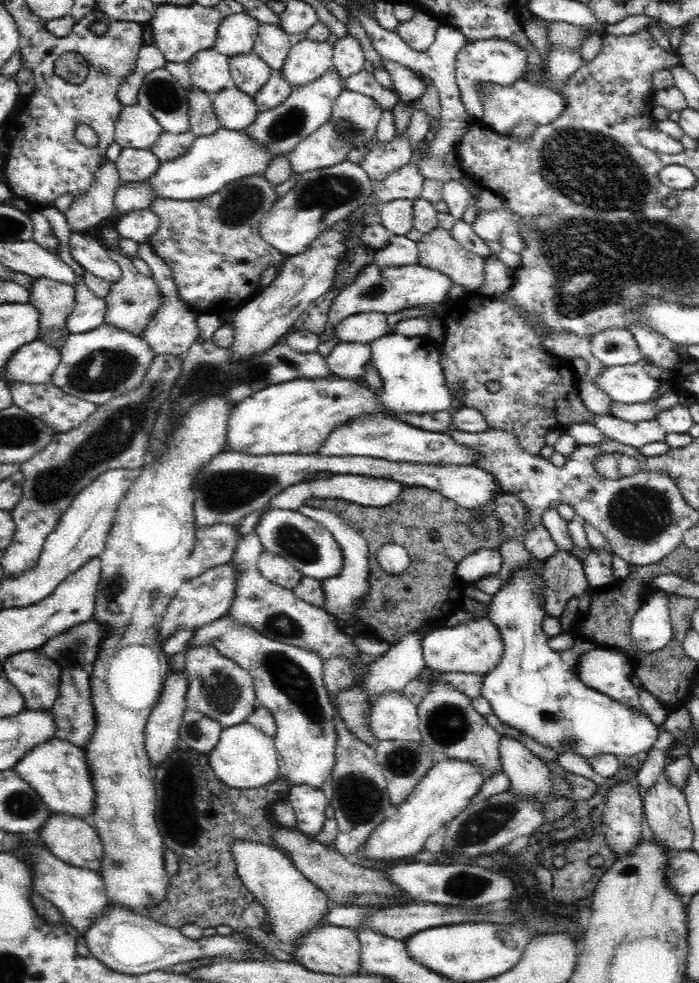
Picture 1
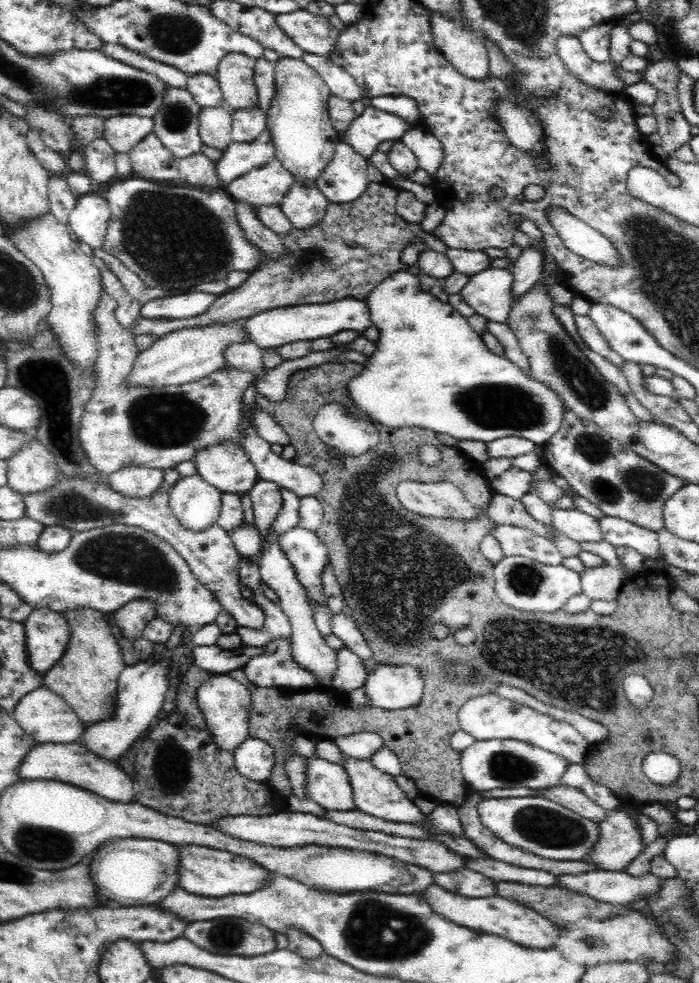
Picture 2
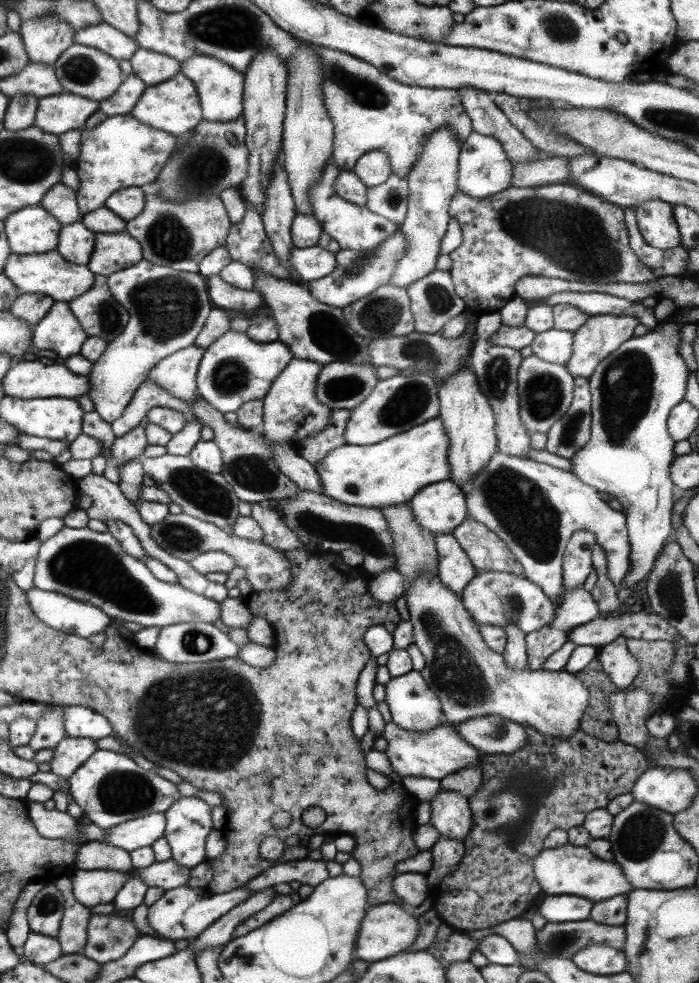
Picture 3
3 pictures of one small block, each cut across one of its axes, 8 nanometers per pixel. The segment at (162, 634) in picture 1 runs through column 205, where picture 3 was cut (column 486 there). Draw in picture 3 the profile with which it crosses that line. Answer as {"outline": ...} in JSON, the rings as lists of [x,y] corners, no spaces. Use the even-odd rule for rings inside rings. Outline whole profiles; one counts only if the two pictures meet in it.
{"outline":[[[483,572],[475,574],[471,582],[461,592],[463,608],[471,616],[471,620],[479,626],[499,626],[505,628],[507,624],[517,626],[521,632],[531,634],[541,630],[553,618],[553,602],[543,594],[539,586],[535,586],[525,576],[509,574],[509,572]]]}

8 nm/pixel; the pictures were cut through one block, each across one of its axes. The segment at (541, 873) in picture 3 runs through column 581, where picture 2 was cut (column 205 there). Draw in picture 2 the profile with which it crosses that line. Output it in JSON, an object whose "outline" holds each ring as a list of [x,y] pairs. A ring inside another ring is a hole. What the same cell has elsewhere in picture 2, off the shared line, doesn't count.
{"outline":[[[184,846],[180,862],[180,888],[196,898],[228,898],[228,896],[246,896],[268,886],[272,872],[264,866],[252,862],[246,856],[238,856],[224,850],[212,850],[206,846]]]}

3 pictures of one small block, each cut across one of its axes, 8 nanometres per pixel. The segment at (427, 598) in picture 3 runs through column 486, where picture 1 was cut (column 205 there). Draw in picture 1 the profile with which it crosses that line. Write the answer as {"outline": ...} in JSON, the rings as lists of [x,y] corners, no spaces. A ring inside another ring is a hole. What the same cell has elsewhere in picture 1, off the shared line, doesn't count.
{"outline":[[[208,644],[192,646],[182,654],[182,658],[186,662],[184,672],[188,680],[188,692],[186,692],[188,710],[202,712],[204,716],[216,720],[224,728],[244,724],[248,716],[256,710],[256,688],[248,670],[244,670],[234,660],[222,656],[214,646]]]}

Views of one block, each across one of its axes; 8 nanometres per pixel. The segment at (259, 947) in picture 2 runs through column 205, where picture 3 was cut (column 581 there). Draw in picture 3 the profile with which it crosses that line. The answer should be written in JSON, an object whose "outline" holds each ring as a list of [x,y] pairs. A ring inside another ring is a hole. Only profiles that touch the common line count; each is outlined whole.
{"outline":[[[593,920],[585,922],[547,922],[541,930],[535,932],[537,950],[543,956],[555,956],[571,960],[573,954],[587,946],[609,946],[623,952],[625,928],[623,926],[603,926]]]}

